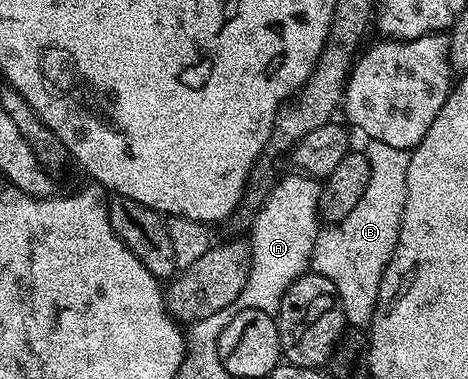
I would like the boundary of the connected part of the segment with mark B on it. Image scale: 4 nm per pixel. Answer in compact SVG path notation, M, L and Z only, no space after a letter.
M374 142L373 147L366 150L367 160L371 162L371 182L365 187L357 207L345 215L345 219L334 222L318 234L312 249L310 268L317 274L329 279L336 287L343 314L350 326L366 328L370 326L375 313L376 301L380 293L381 275L393 255L393 247L397 247L397 239L401 231L401 219L405 211L405 195L407 194L407 172L411 162L411 154L406 149L394 149L389 143Z

